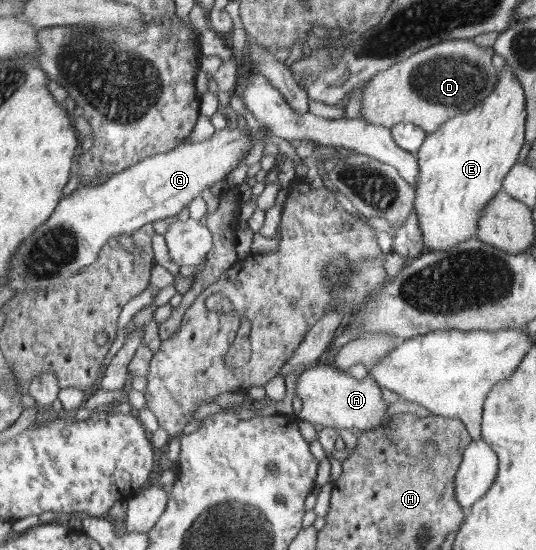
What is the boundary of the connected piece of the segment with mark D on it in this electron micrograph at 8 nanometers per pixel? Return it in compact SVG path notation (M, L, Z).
M471 39L442 41L428 49L422 49L413 57L382 71L362 91L362 117L373 125L393 129L396 125L410 123L424 129L428 135L442 128L450 119L476 108L497 88L499 72L492 67L493 49L474 44Z

